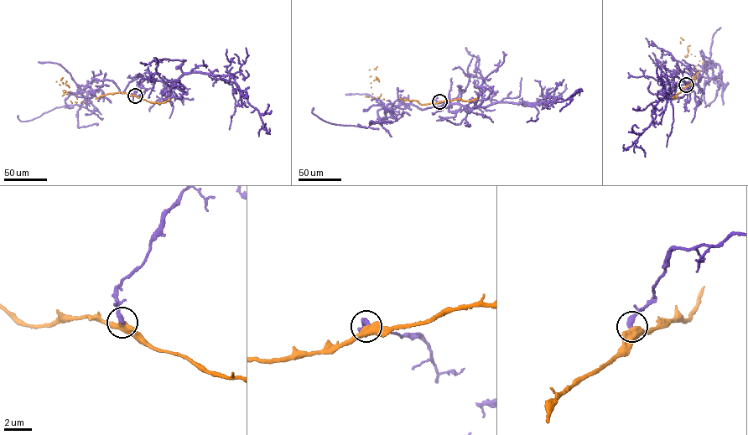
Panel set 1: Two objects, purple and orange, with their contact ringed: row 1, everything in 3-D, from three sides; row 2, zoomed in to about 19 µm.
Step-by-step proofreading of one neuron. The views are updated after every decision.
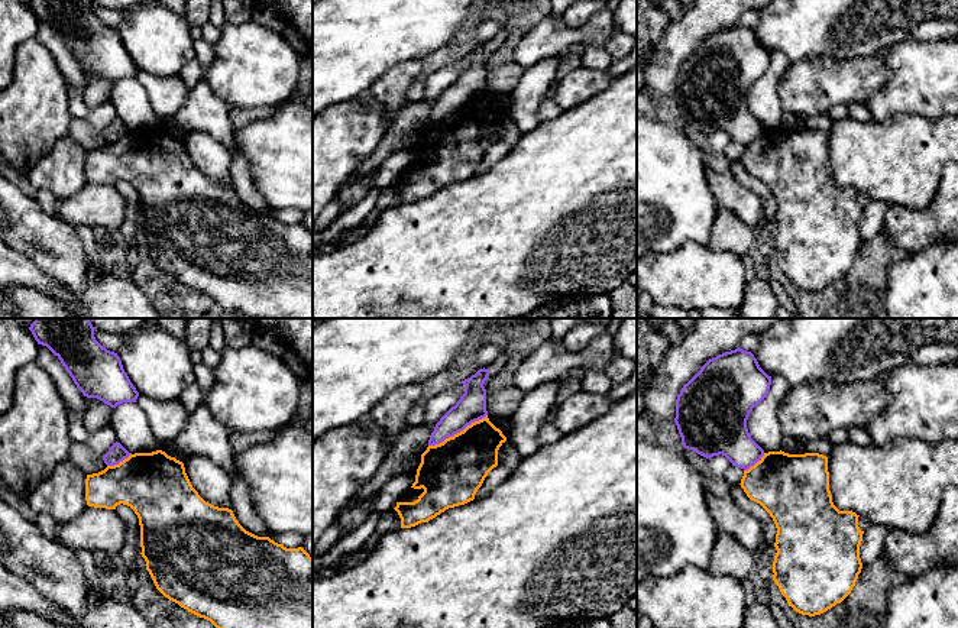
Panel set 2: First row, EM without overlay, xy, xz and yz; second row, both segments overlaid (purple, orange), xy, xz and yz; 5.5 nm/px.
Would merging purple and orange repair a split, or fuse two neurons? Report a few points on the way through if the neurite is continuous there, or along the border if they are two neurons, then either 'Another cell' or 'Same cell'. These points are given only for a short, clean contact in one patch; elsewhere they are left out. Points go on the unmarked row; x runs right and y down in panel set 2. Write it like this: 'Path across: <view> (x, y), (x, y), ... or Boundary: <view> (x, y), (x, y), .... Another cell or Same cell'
Boundary: xz (486, 90), (442, 117), (429, 122). Another cell

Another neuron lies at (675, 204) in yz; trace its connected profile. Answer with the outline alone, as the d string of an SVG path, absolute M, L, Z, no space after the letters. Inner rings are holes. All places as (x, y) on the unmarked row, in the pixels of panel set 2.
M637 117L637 258L647 250L673 252L684 242L708 246L716 211L702 152L683 130Z

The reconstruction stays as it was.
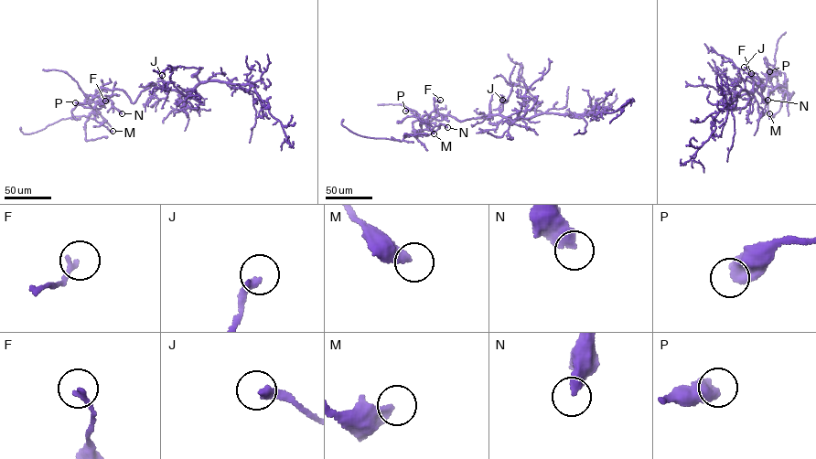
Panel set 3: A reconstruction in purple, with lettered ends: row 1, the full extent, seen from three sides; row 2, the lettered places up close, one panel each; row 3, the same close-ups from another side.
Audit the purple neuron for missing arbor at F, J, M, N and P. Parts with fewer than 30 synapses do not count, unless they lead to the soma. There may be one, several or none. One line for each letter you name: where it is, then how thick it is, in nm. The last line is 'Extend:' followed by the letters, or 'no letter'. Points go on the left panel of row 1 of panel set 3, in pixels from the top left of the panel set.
Extend: no letter

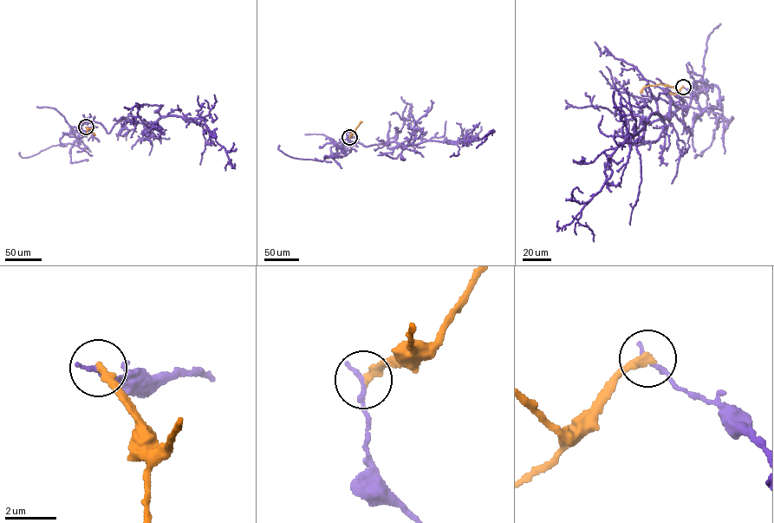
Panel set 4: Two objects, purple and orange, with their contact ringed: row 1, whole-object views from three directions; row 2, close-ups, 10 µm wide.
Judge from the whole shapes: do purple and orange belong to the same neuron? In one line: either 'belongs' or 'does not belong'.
does not belong

